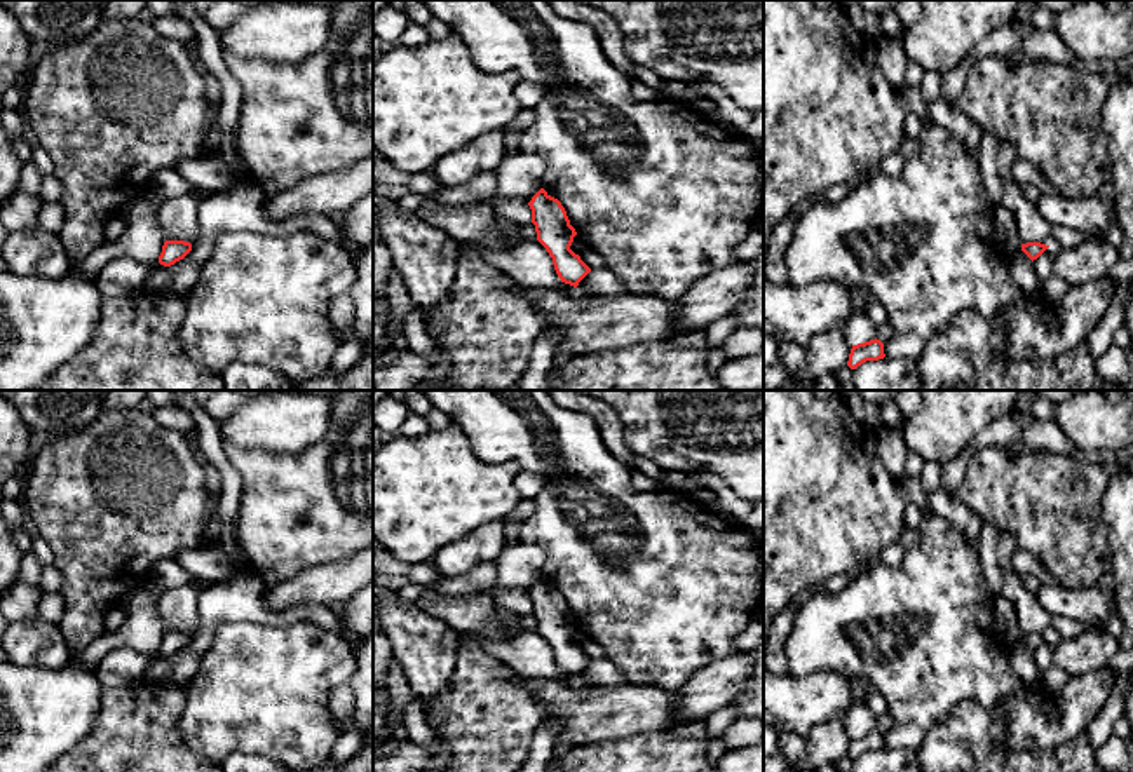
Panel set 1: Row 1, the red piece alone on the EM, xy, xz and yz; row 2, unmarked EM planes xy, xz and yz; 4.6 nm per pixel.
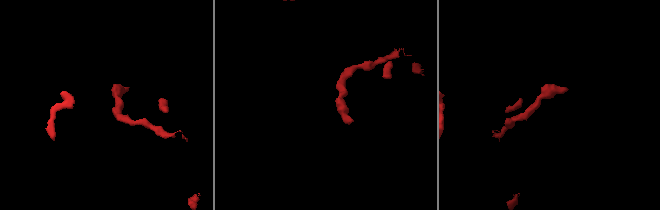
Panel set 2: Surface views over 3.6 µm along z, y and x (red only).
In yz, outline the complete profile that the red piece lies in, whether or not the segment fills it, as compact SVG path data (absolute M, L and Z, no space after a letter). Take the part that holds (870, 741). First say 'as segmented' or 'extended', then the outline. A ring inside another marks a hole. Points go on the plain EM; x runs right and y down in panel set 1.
as segmented | M875 728L875 730L865 732L865 734L852 735L847 756L851 760L856 760L858 756L861 756L866 751L879 751L884 748L885 748L884 734Z

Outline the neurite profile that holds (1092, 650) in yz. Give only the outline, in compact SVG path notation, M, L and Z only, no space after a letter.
M1098 627L1069 640L1055 638L1053 664L1070 676L1082 676L1107 669L1117 650L1117 638Z

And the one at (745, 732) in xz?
M739 716L722 735L725 751L751 748L763 742L763 721L751 716Z

